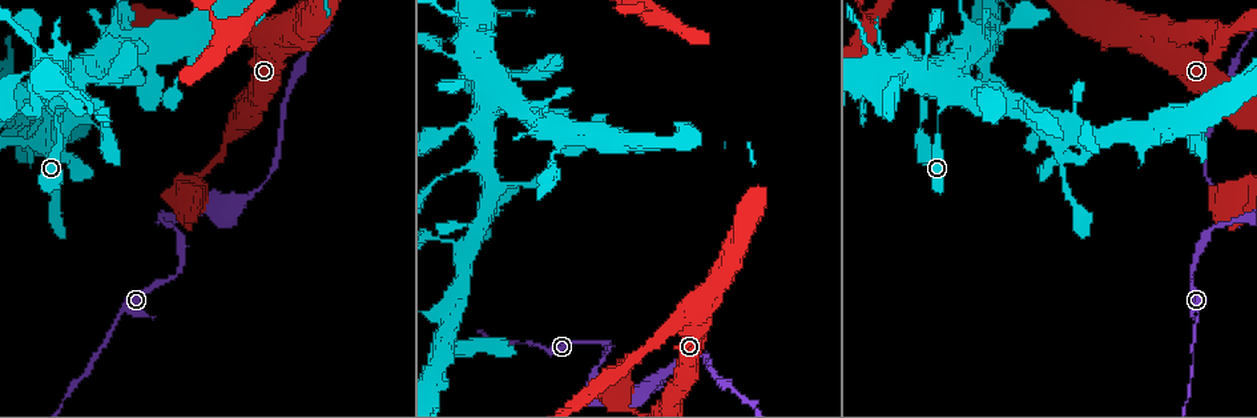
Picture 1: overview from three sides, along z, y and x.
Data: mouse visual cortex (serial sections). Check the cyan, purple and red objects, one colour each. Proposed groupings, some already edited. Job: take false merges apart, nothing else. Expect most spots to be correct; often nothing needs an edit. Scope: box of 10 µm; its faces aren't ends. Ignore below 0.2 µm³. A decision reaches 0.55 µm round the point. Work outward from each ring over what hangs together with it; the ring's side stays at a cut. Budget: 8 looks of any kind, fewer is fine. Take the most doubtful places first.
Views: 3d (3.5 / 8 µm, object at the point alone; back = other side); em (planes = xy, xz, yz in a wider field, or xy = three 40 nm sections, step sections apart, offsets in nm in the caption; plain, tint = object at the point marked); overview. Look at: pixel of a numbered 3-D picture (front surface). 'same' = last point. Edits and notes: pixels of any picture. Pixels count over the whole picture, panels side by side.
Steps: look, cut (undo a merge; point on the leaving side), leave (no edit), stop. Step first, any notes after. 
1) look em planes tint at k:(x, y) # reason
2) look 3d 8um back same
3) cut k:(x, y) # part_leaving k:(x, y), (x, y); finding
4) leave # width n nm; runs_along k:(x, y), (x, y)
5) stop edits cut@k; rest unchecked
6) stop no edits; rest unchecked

look 3d 3.5um at 1:(160, 218) # abrupt turn

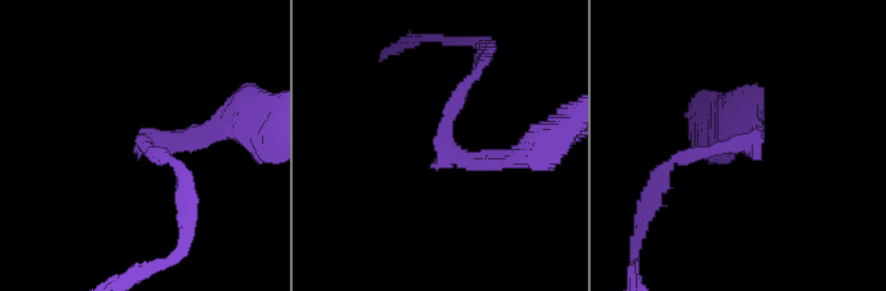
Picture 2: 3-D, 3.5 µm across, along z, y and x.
look em planes tint at 2:(444, 137) # now the EM

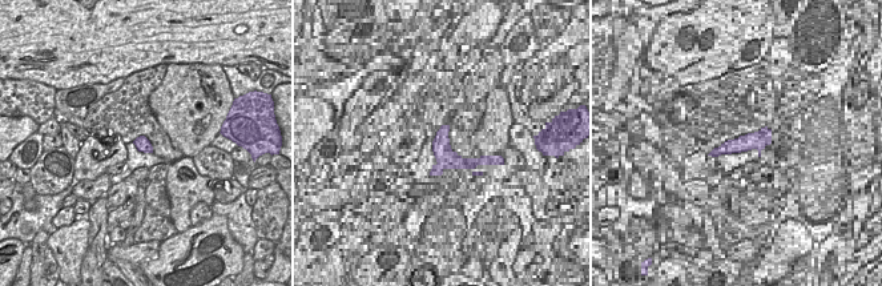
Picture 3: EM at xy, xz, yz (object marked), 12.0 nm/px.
look em xy step 2 tint same # cut it another way

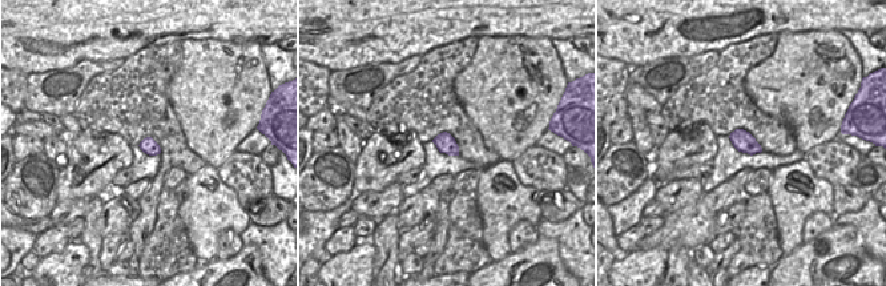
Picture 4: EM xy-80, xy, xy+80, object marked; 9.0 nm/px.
leave # width 170 nm; runs_along 2:(661, 176), (753, 126); one cell here

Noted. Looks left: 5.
look 3d 3.5um at 1:(257, 189) # sudden change in width

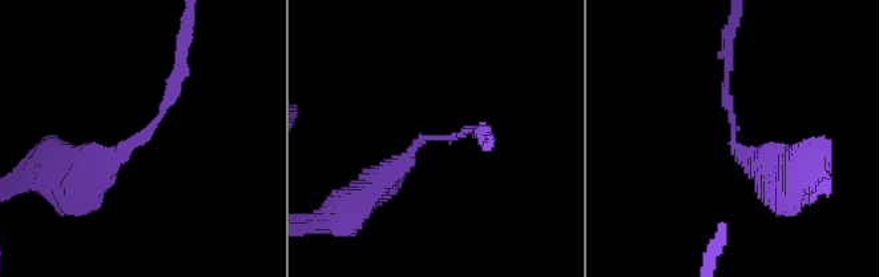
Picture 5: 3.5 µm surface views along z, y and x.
look em xy step 5 tint at 5:(734, 137) # arm_widths 150, 300 nm; shape alone is not enough

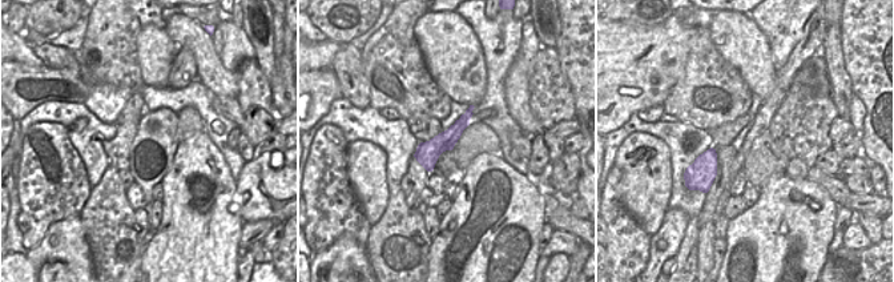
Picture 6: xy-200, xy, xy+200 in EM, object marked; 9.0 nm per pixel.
leave # width 220 nm; runs_along 5:(80, 179), (154, 125), (178, 60); continuous, no second cell

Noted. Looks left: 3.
look 3d 8um at 1:(947, 95) # a narrow waist

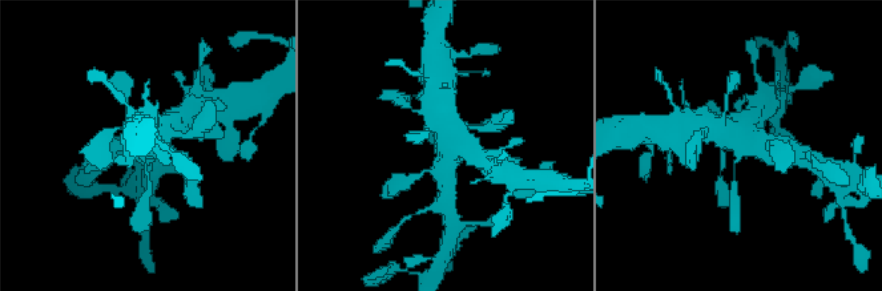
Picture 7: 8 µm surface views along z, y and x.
look 3d 3.5um same

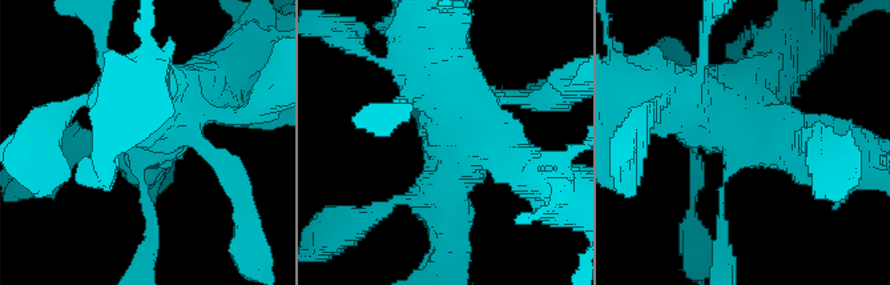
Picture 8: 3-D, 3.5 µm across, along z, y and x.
look em xy step 1 tint at 8:(448, 149) # now the EM

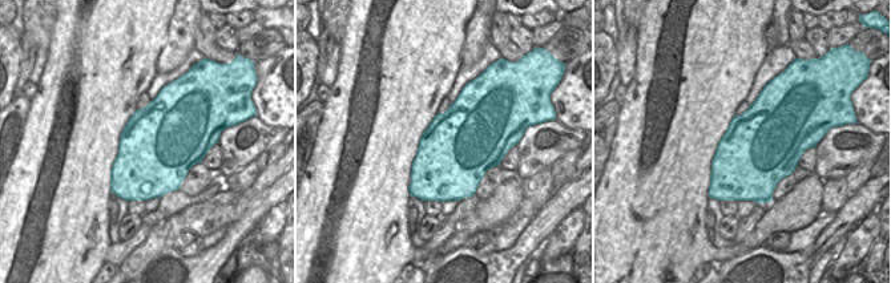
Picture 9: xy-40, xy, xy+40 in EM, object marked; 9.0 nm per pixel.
leave # all the same cell

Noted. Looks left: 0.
stop no edits; rest unchecked

